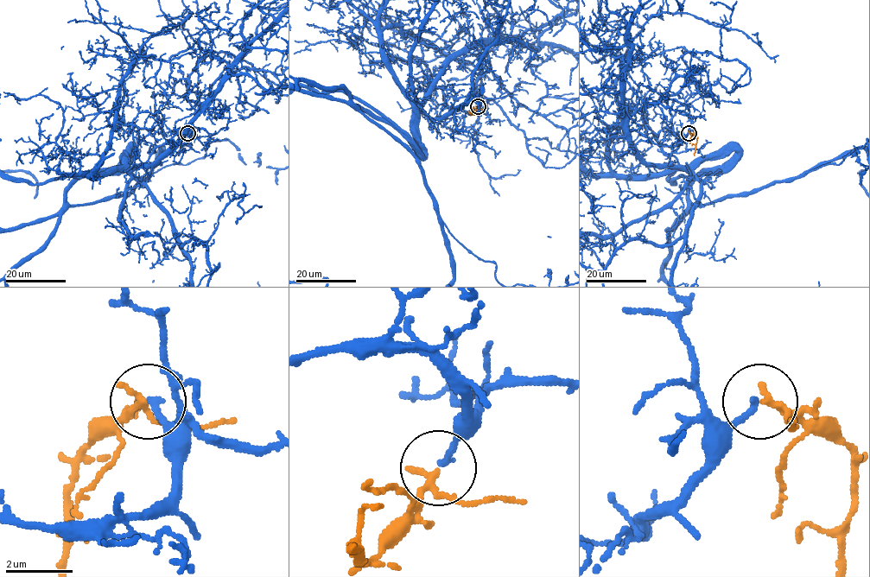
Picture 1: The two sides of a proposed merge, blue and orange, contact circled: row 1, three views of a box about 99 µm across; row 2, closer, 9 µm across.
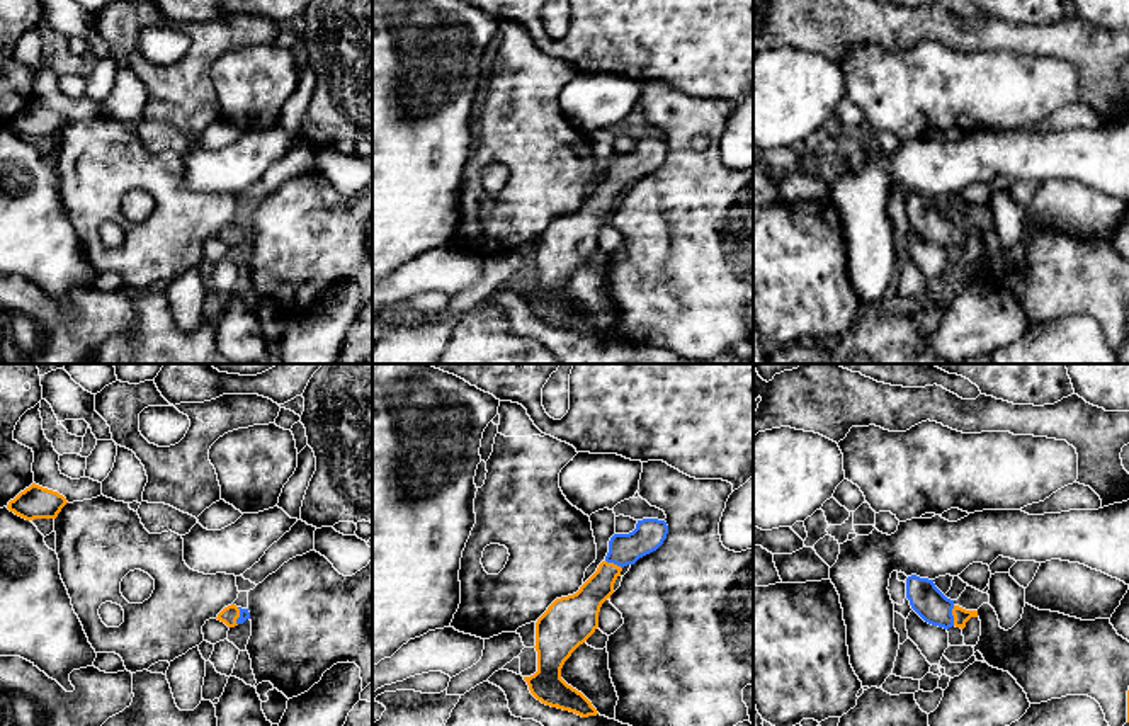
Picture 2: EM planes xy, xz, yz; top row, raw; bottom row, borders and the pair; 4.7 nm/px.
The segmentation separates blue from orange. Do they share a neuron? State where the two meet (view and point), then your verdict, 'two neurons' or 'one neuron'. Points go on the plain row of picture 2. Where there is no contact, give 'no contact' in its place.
yz (953, 235) | one neuron

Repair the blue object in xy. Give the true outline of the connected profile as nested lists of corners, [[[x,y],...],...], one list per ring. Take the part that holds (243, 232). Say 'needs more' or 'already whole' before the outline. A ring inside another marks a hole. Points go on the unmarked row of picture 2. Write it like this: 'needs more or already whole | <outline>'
needs more | [[[235,223],[224,226],[218,236],[218,240],[224,241],[228,247],[235,247],[250,238],[248,228],[236,226]]]

